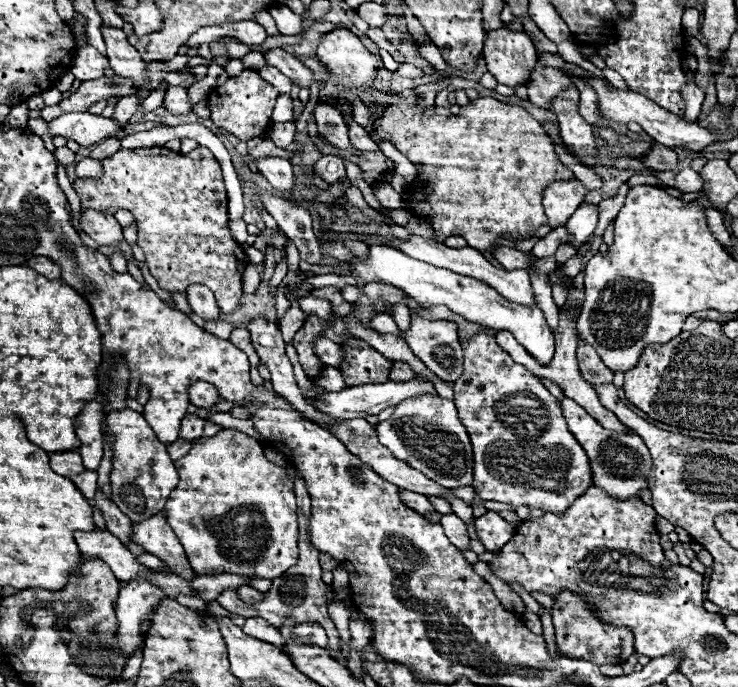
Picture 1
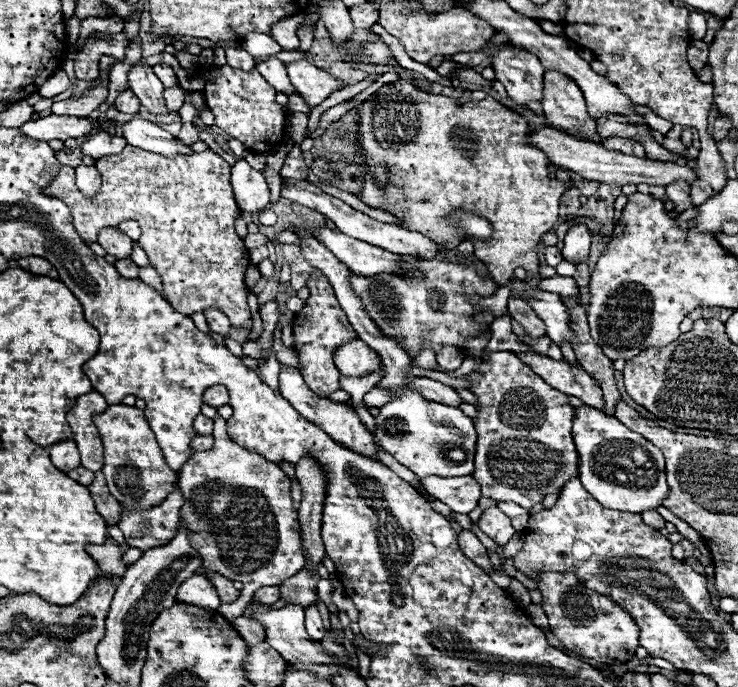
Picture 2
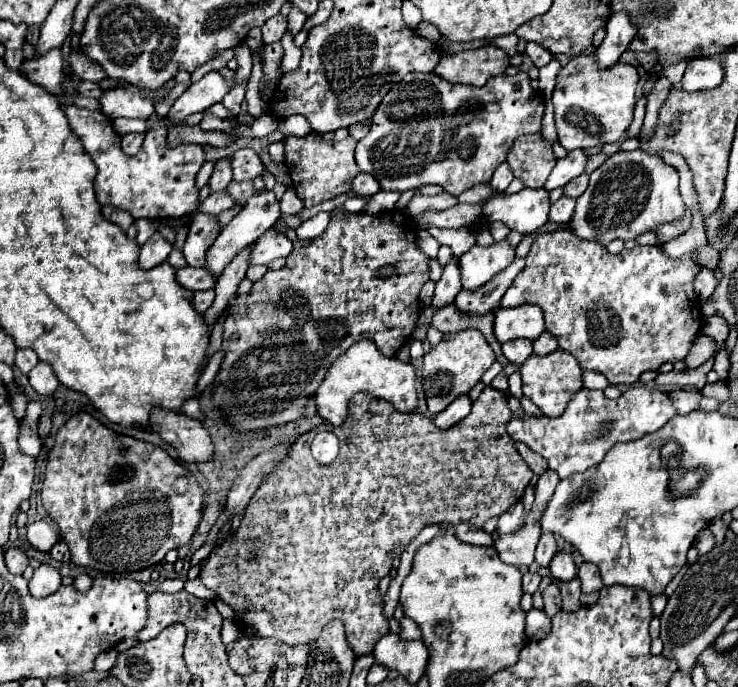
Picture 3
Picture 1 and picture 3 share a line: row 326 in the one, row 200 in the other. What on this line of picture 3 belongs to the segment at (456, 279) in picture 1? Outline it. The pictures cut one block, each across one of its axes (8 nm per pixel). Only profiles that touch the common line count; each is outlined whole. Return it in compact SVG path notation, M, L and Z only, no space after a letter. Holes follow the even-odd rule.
M524 188L518 194L496 194L484 202L482 214L488 222L502 220L520 234L532 234L548 222L550 198L546 188Z

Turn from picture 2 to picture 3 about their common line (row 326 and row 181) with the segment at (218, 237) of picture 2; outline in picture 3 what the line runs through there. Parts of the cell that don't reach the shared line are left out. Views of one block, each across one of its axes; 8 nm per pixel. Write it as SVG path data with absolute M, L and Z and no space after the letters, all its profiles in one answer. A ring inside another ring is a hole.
M242 148L242 150L234 152L232 168L234 168L234 180L236 182L254 180L256 176L264 174L262 160L260 160L260 156L252 148Z

